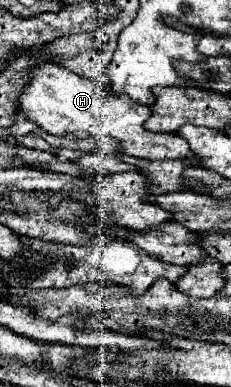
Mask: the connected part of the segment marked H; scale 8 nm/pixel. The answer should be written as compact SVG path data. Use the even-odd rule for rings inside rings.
M40 64L32 70L30 84L24 88L20 100L20 110L32 122L36 122L44 132L52 136L72 134L82 140L88 136L110 136L120 142L120 152L146 158L146 160L168 160L168 158L192 158L186 140L176 134L148 132L142 124L150 118L150 108L130 100L128 96L104 90L98 80L82 78L68 68L58 64Z

